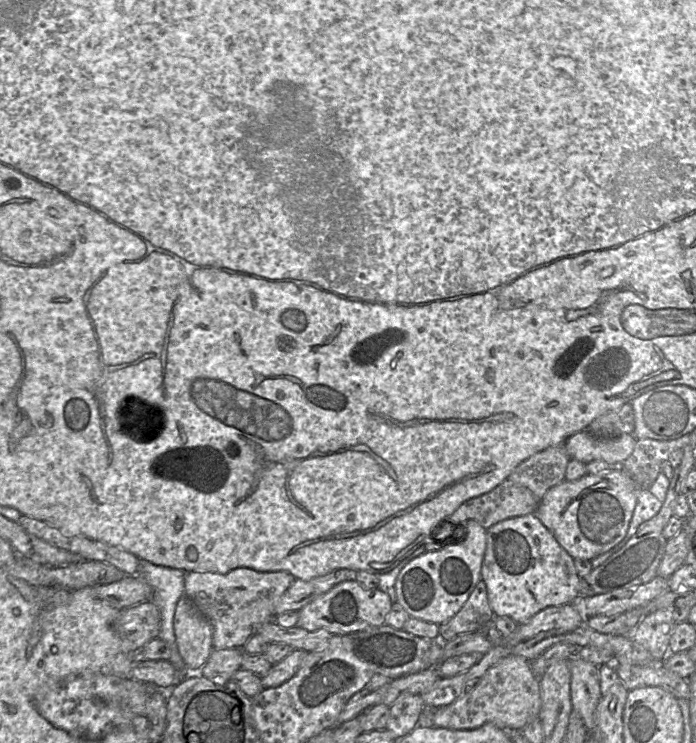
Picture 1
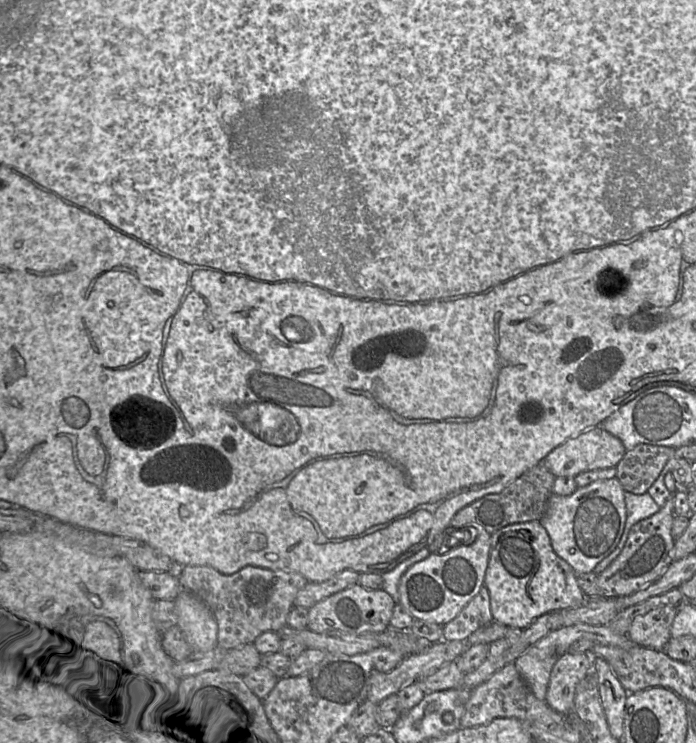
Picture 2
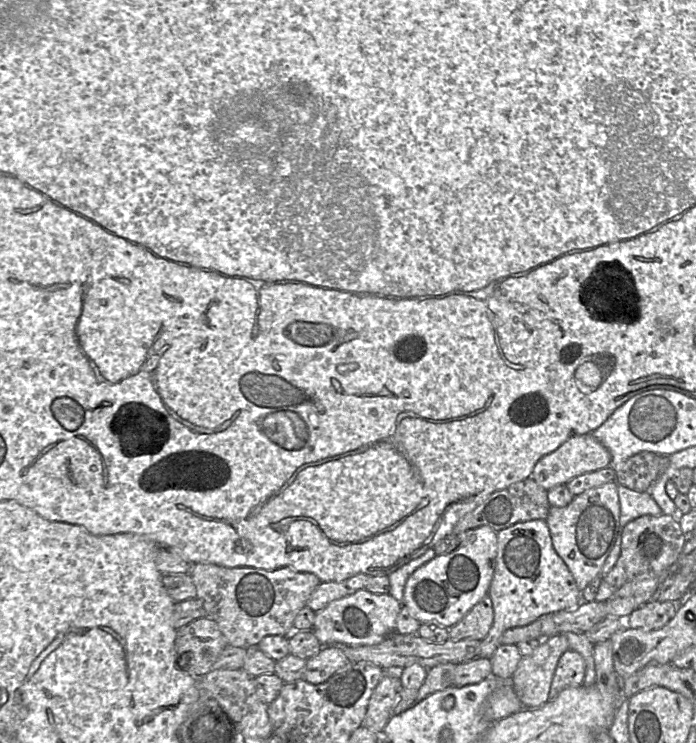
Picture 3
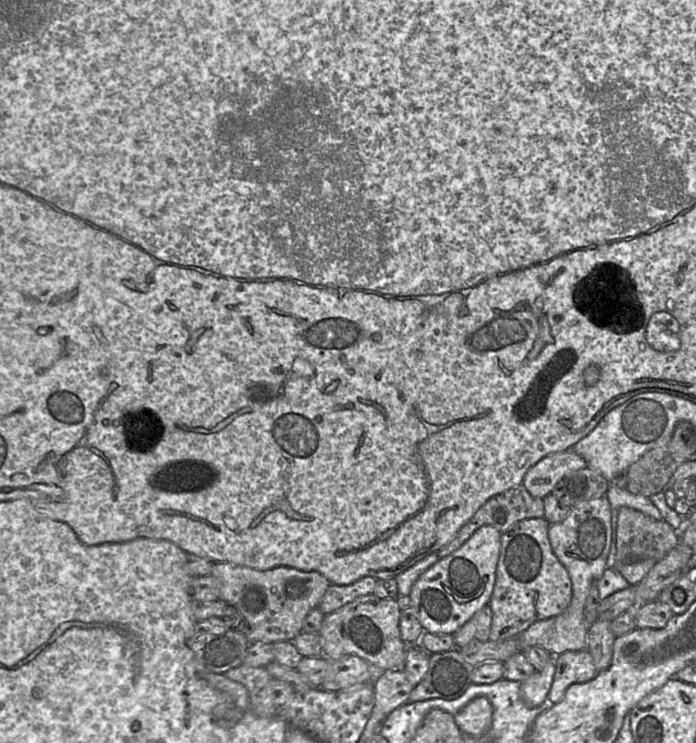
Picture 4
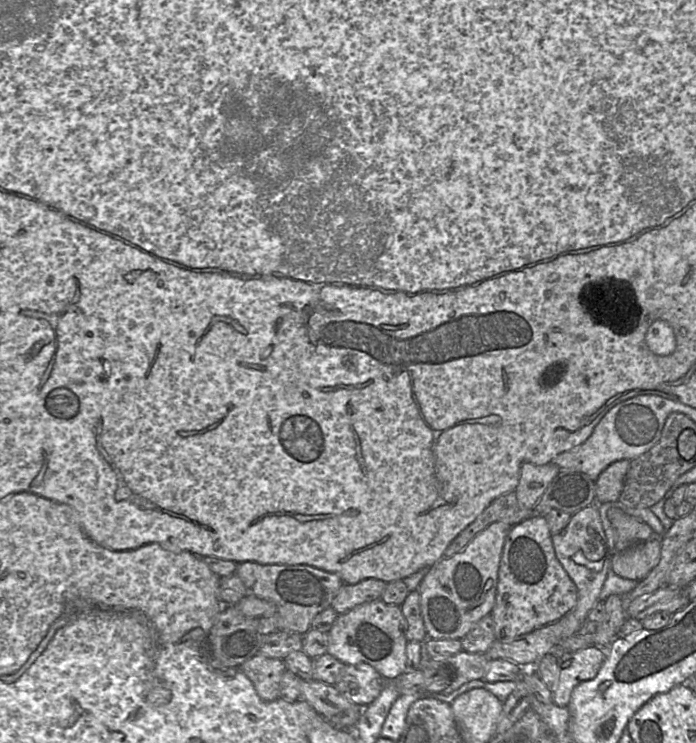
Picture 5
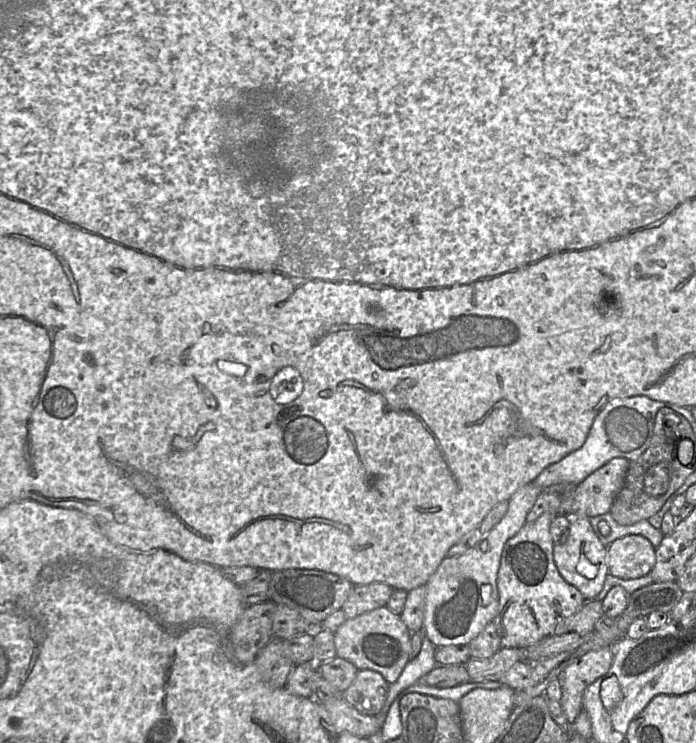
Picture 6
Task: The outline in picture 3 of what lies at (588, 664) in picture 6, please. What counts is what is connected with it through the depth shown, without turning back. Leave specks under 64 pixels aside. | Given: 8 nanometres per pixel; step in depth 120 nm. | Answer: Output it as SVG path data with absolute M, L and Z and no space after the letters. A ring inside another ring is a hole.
M567 650L560 657L552 679L549 700L552 701L566 688L584 685L585 660L580 653Z

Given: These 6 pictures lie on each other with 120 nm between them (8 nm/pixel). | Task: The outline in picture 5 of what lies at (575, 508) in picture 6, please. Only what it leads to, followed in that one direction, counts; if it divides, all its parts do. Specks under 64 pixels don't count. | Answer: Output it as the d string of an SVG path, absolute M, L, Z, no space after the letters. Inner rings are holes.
M619 460L610 464L599 475L596 484L596 501L598 504L614 502L623 490L625 477L631 460Z

